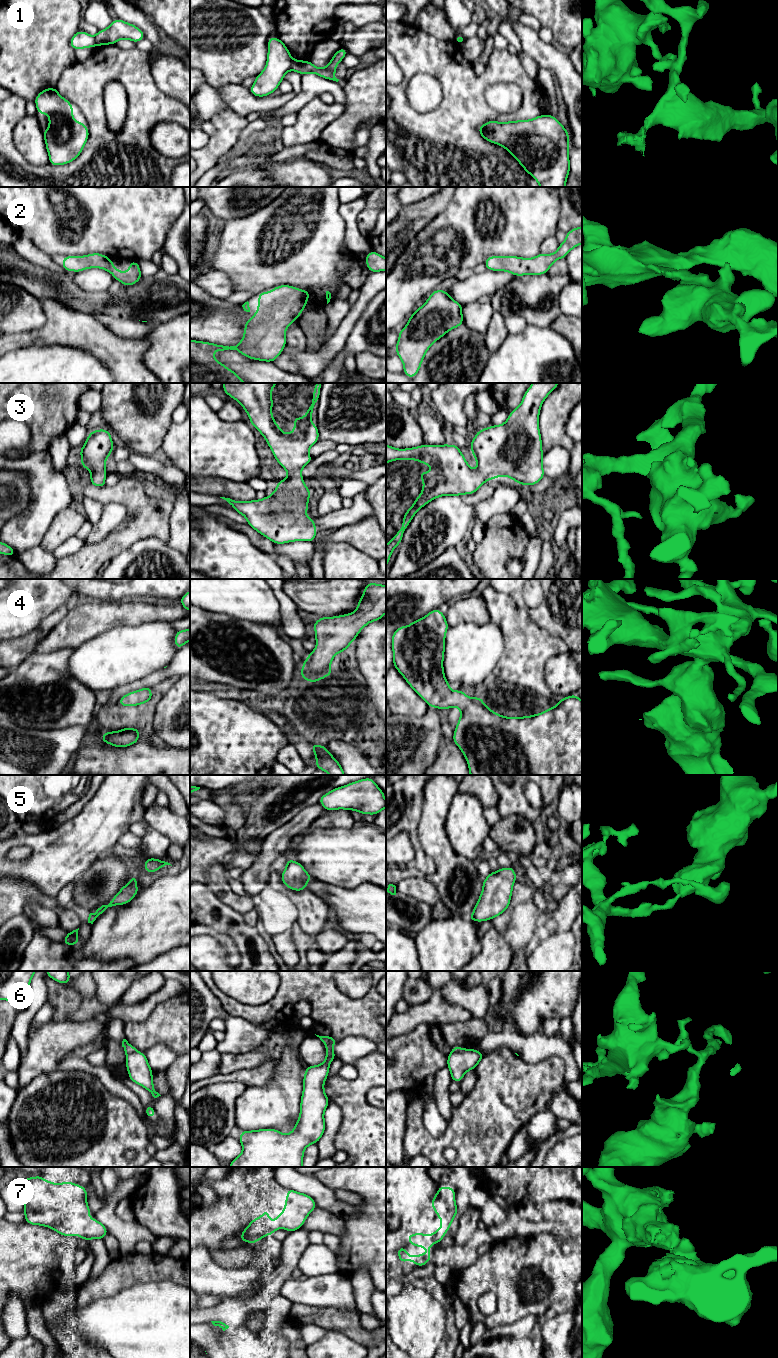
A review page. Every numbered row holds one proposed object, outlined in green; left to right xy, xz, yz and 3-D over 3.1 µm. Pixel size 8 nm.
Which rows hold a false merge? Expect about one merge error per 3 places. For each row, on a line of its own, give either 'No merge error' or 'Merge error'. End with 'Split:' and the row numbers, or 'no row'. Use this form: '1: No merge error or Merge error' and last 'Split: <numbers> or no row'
1: Merge error
2: No merge error
3: No merge error
4: No merge error
5: Merge error
6: Merge error
7: No merge error
Split: 1, 5, 6

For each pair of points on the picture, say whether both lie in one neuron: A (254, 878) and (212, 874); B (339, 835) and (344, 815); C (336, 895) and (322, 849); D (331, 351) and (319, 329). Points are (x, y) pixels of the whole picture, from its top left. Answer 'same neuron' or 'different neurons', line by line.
A: different neurons
B: different neurons
C: different neurons
D: different neurons

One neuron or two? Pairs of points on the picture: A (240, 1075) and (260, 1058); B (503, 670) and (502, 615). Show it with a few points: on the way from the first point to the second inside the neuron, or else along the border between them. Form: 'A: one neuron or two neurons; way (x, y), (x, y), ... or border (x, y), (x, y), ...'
A: two neurons; border (268, 1061), (247, 1069), (234, 1070), (223, 1075)
B: one neuron; way (511, 656), (511, 629)

